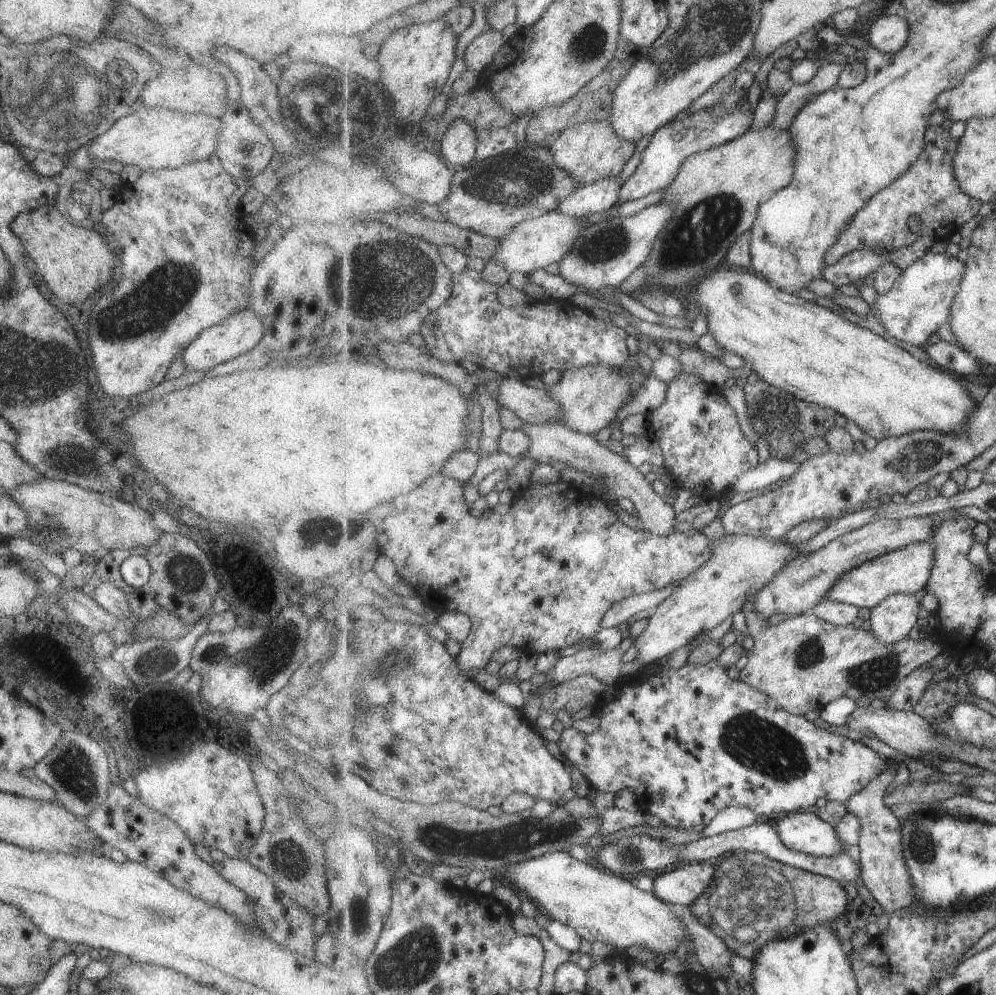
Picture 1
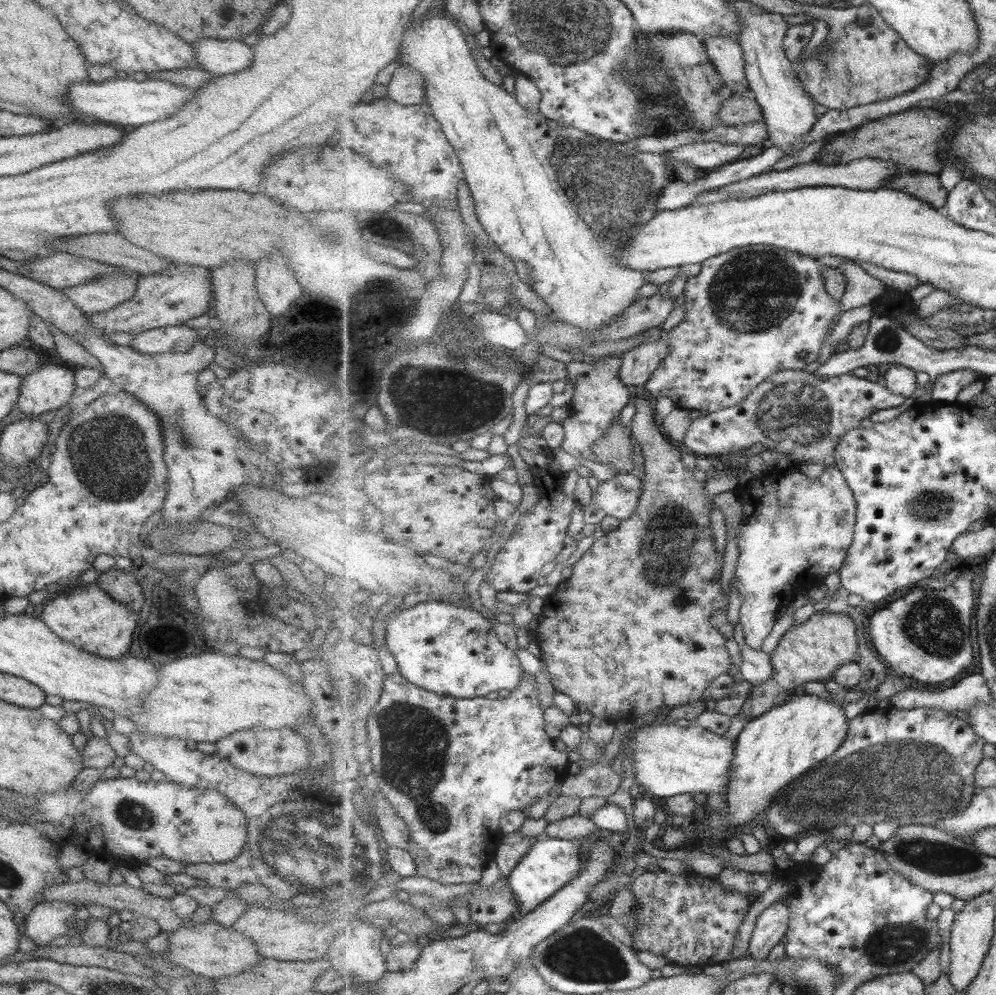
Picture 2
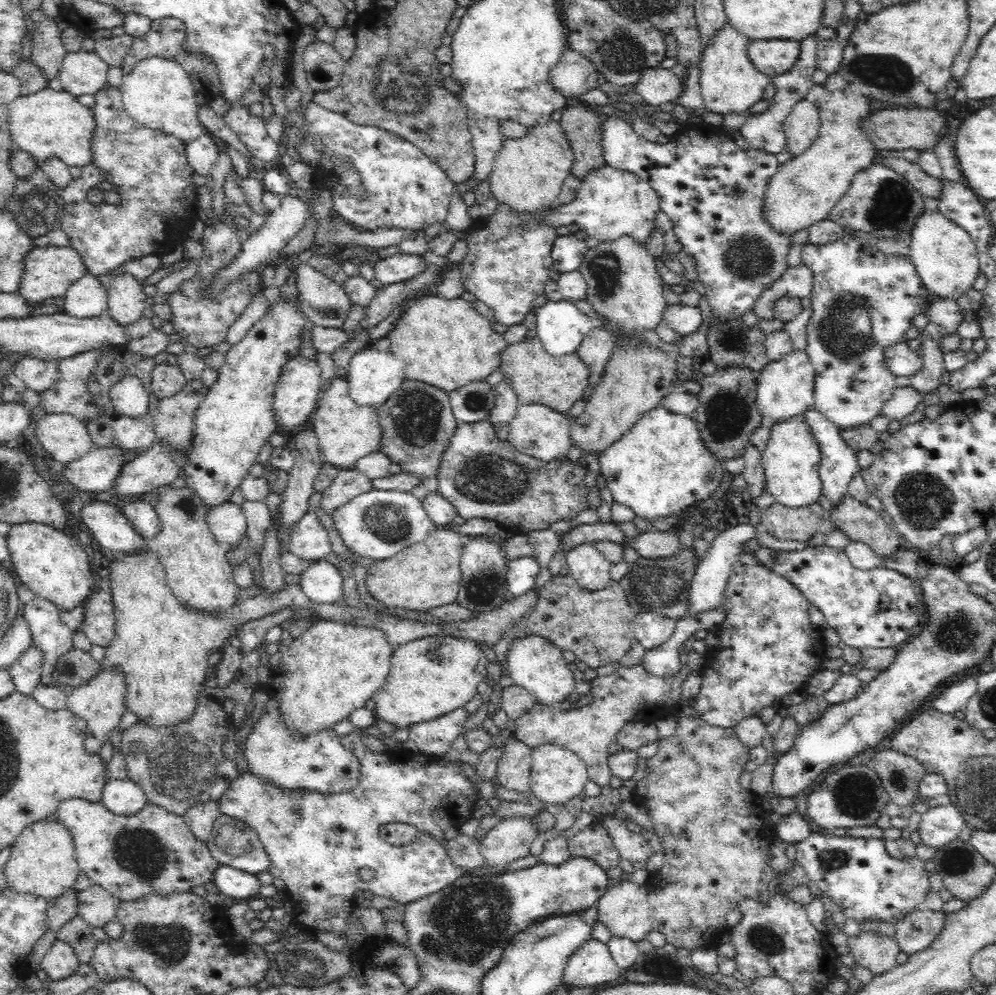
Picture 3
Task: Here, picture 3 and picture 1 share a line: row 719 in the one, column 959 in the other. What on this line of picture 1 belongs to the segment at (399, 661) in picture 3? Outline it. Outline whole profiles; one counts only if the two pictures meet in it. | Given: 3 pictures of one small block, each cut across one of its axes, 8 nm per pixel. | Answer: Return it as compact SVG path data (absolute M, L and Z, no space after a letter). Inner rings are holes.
M724 265L696 286L687 300L693 301L699 312L707 316L708 331L722 350L742 357L762 380L803 401L836 410L878 441L923 430L961 432L979 406L979 401L971 398L969 390L955 380L955 374L943 368L937 370L929 362L923 362L893 344L892 340L885 340L829 308L778 289L765 277L755 276L752 269L733 269Z

